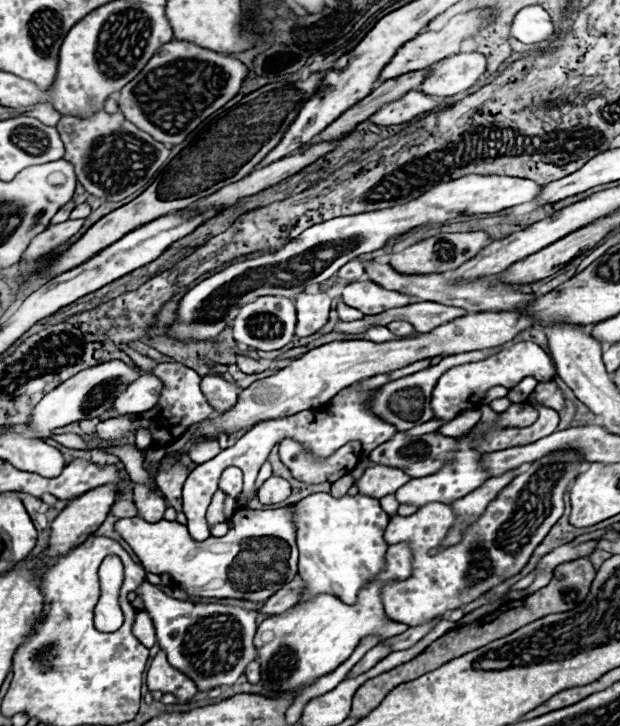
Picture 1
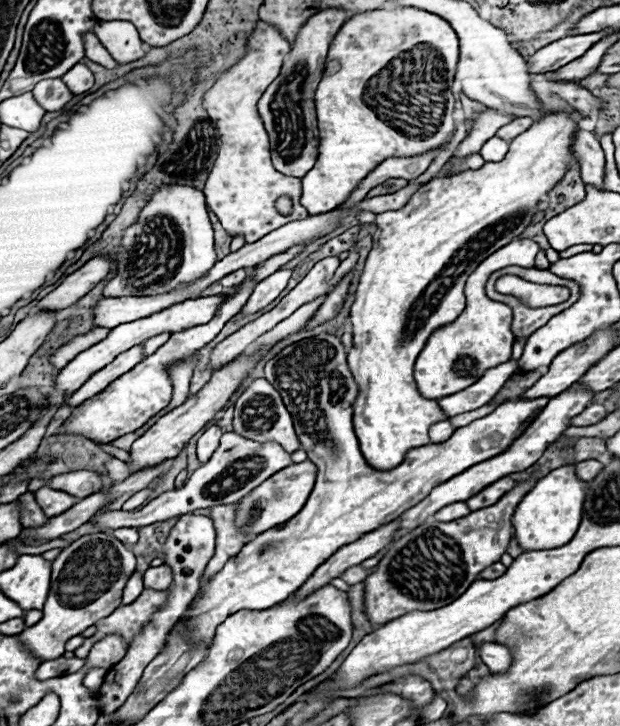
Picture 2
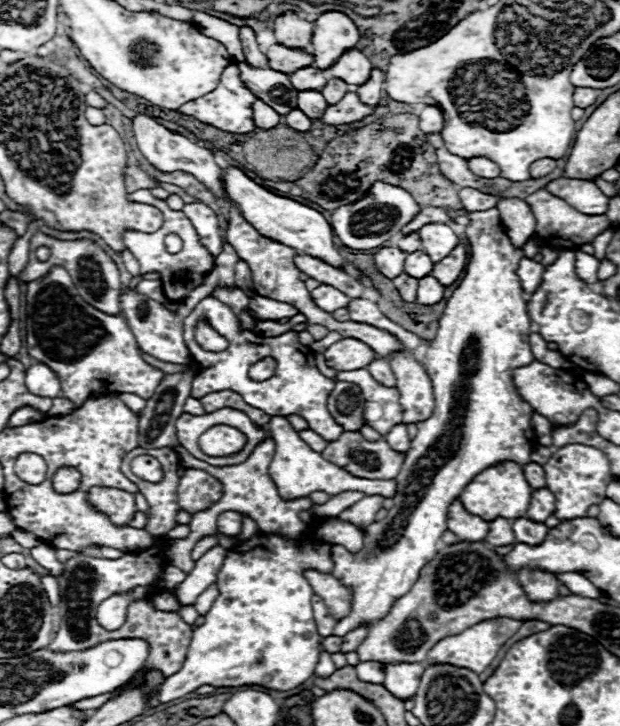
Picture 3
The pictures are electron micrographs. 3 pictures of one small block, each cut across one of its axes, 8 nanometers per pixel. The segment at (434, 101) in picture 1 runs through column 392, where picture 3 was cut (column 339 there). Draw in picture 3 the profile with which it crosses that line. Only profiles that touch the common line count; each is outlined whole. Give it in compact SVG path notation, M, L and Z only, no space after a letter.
M346 92L346 96L338 104L328 106L326 112L322 114L322 118L318 118L318 120L324 124L330 124L330 126L340 126L340 124L350 124L350 122L362 120L372 110L374 108L360 102L356 92Z

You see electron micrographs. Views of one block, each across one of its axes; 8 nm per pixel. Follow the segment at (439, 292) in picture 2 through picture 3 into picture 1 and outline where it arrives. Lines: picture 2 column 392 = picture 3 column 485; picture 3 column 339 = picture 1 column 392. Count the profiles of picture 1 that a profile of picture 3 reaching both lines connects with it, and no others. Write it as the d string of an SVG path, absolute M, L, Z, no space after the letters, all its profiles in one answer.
M406 542L390 546L386 552L386 570L380 572L366 588L360 590L358 602L354 606L342 604L338 598L330 594L320 594L310 602L302 602L278 616L266 618L258 626L254 638L254 644L258 646L260 652L258 660L262 668L260 684L274 696L314 684L318 678L334 672L344 660L348 660L364 636L376 634L384 640L406 632L408 630L406 624L384 620L380 586L390 580L410 578L412 558L414 558L412 550Z

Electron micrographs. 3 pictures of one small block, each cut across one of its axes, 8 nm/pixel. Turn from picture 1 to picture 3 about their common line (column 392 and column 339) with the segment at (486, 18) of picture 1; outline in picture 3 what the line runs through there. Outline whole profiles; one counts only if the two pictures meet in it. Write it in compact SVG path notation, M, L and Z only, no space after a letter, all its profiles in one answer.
M352 48L344 52L326 72L330 72L330 78L342 78L346 84L360 86L370 78L370 68L372 62L358 48Z

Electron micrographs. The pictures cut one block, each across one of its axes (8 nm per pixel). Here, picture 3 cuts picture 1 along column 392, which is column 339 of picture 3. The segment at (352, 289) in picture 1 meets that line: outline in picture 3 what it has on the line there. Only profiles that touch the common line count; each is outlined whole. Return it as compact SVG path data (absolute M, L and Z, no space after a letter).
M326 284L318 286L316 290L312 290L312 298L314 298L316 306L326 310L326 312L334 312L338 308L346 308L346 304L350 302L350 298L346 294L342 294L336 288L330 288Z

